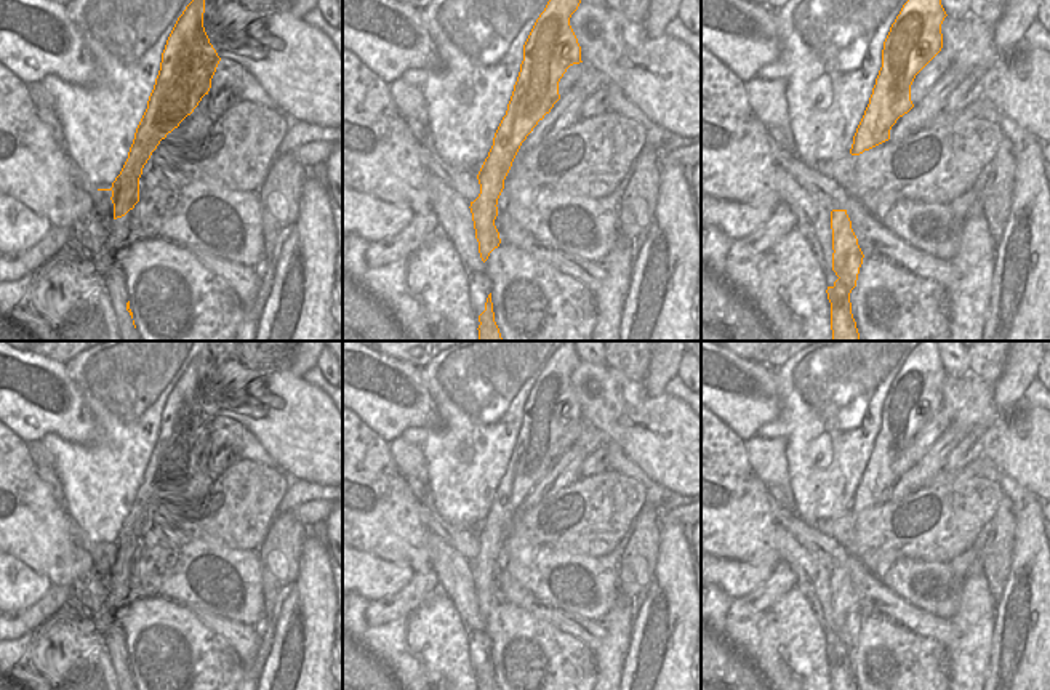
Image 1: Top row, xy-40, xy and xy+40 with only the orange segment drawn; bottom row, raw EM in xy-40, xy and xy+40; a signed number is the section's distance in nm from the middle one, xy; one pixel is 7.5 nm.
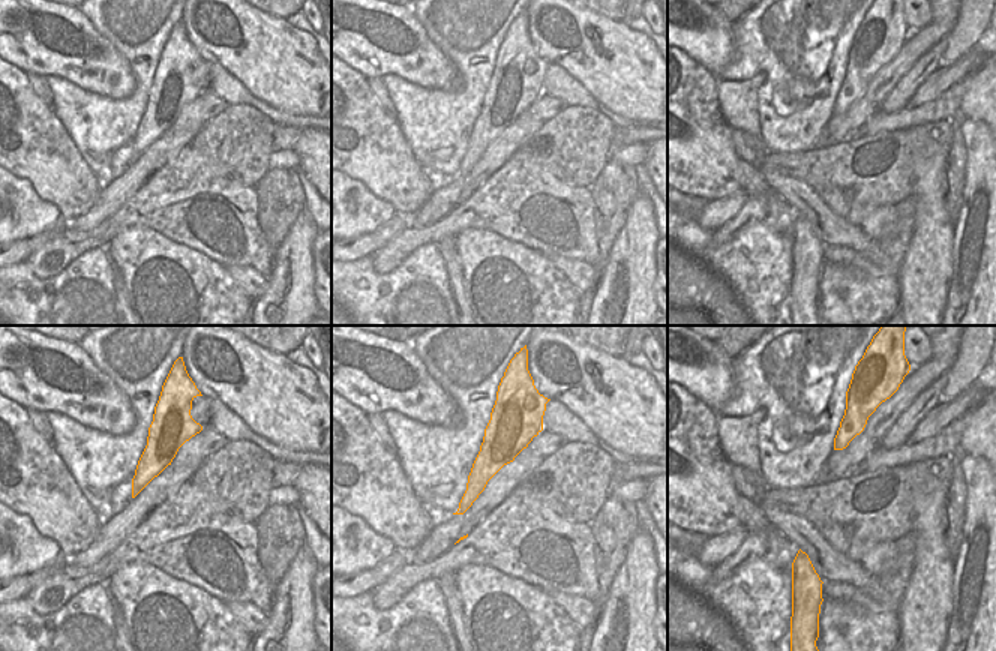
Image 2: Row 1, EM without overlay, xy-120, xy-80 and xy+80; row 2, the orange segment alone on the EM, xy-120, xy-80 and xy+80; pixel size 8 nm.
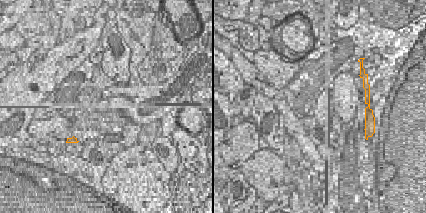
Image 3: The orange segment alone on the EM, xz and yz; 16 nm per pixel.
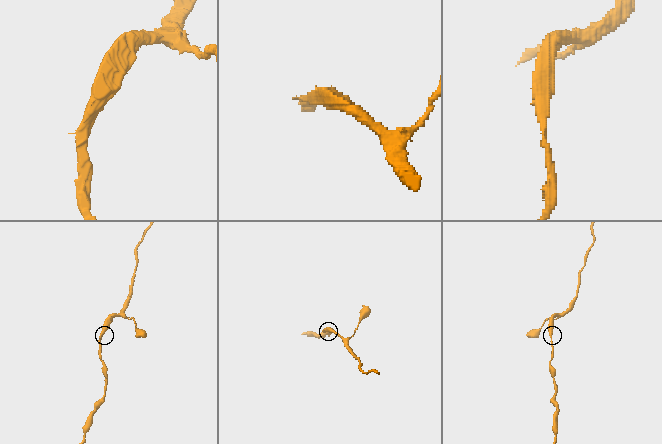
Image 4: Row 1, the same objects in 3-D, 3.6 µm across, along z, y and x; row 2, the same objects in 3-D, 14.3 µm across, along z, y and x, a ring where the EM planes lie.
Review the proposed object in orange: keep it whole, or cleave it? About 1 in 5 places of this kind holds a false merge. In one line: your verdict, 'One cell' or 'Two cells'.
One cell

